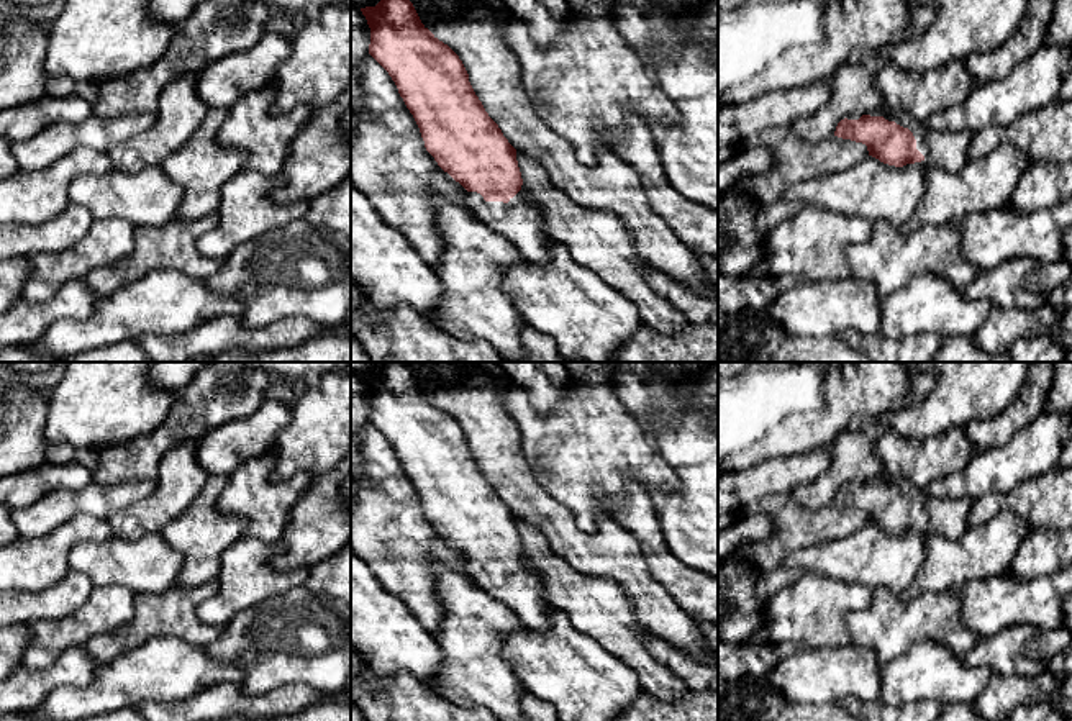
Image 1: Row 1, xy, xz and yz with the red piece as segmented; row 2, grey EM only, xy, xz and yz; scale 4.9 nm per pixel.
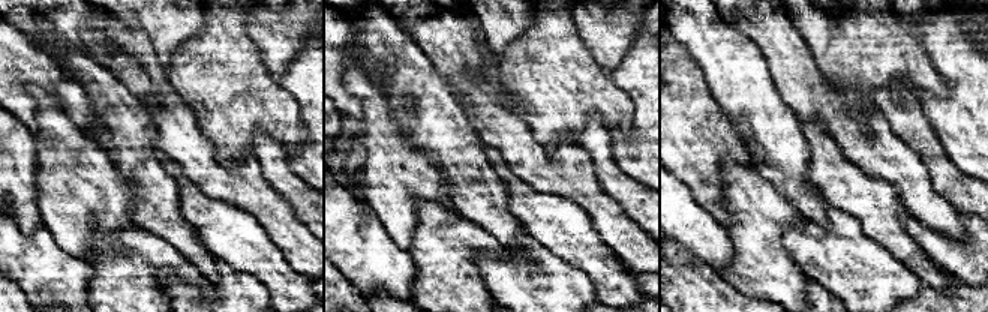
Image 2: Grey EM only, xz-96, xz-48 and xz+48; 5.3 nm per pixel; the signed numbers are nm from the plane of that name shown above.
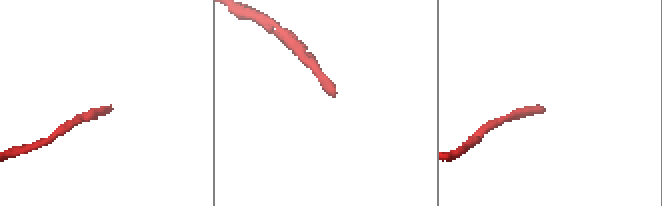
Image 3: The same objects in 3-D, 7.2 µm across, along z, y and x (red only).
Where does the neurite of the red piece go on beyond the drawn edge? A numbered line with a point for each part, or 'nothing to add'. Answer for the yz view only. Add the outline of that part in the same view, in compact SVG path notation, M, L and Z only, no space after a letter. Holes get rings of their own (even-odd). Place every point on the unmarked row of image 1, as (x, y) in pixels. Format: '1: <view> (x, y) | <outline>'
1: yz (948, 518) | M879 477L869 482L883 483L888 488L908 495L916 506L916 516L924 523L920 531L926 536L939 534L947 539L957 539L969 529L967 516L974 503L970 498L931 498L923 487L915 485L910 478L888 482Z

